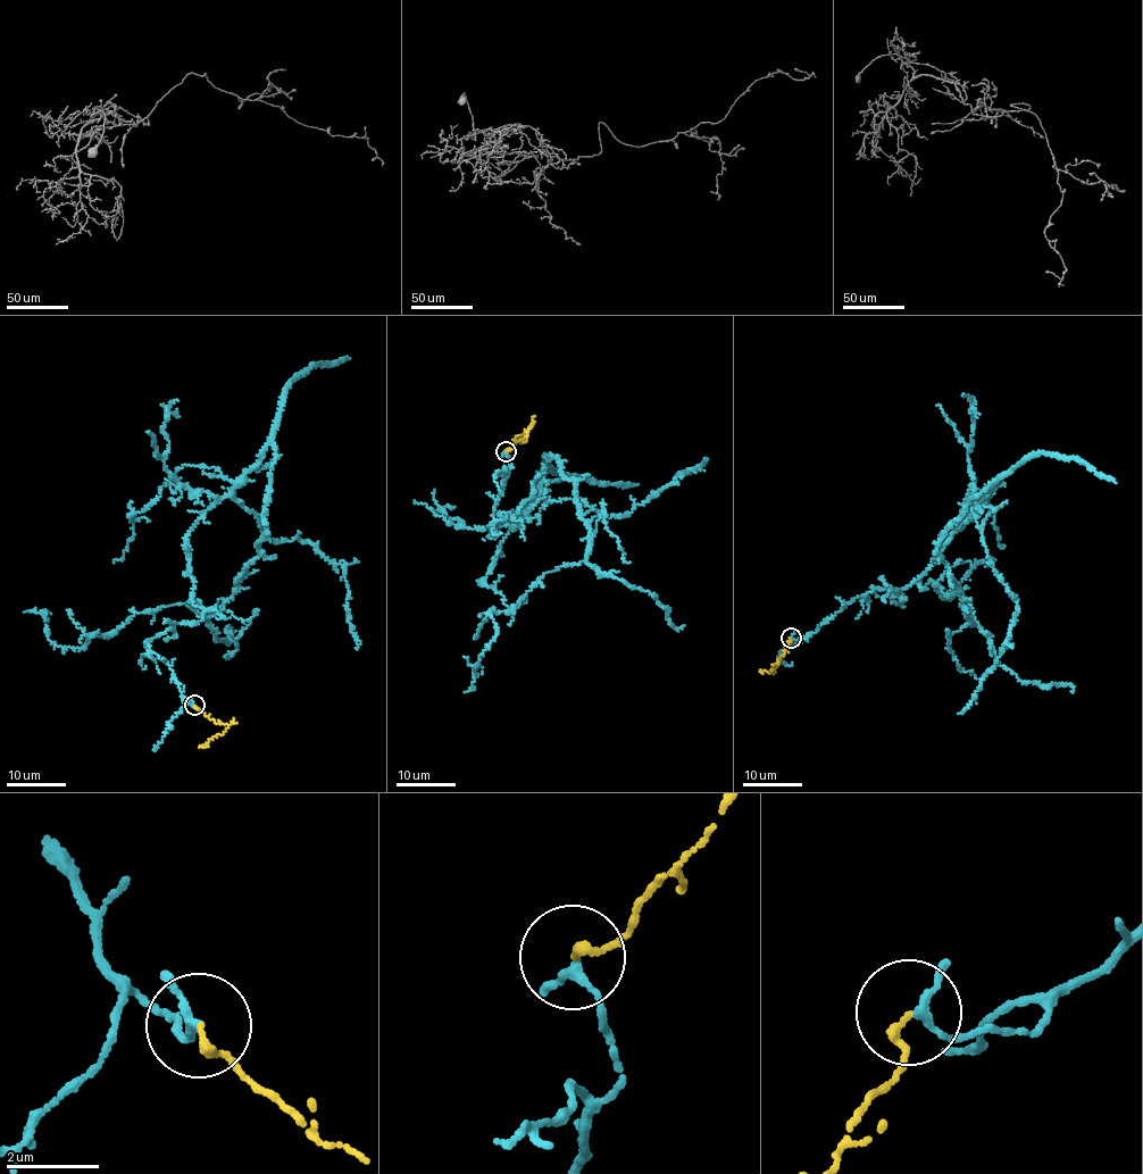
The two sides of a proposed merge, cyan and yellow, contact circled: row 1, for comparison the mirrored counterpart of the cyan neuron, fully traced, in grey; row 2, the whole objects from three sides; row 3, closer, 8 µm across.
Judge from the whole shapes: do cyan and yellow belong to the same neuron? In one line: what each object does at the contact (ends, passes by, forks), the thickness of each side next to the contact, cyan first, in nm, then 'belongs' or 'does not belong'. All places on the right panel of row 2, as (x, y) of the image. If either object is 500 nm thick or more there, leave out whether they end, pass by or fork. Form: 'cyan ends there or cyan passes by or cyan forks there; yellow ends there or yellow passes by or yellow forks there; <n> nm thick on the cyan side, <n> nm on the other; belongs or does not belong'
cyan passes by; yellow ends there; 150 nm thick on the cyan side, 160 nm on the other; does not belong

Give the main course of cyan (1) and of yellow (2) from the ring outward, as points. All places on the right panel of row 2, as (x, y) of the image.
1: (791, 638), (909, 588), (989, 488), (937, 546), (973, 624), (936, 585), (949, 596), (989, 556)
2: (791, 638), (772, 672), (761, 673)

